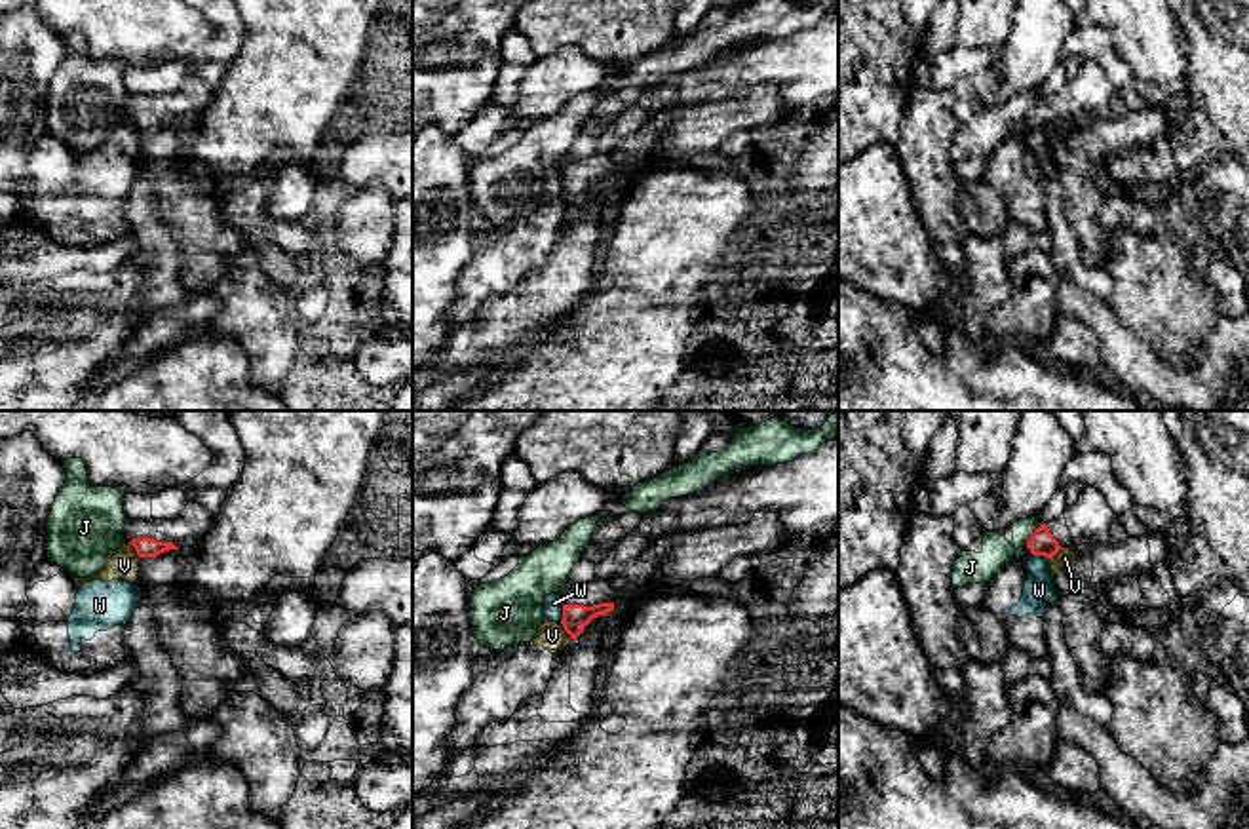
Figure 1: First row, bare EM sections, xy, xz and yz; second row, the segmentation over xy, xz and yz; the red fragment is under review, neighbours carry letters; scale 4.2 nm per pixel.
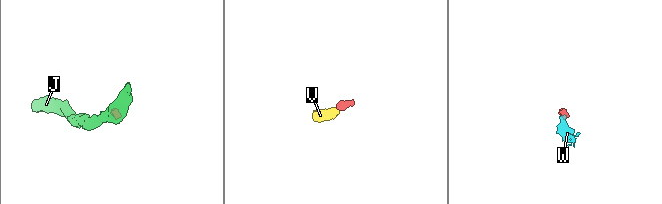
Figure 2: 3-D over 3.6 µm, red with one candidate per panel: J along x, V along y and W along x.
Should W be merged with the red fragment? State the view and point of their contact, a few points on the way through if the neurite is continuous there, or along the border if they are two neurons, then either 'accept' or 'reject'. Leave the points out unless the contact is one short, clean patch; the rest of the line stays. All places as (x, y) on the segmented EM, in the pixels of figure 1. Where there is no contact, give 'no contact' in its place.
yz (1040, 554) | along yz (1031, 552), (1042, 554), (1048, 559) | reject

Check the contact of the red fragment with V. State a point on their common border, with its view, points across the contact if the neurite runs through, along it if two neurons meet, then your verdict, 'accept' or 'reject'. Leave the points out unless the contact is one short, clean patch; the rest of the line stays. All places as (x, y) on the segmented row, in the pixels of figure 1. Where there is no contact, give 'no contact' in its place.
meets red in xz at (565, 630); border along xz (559, 622), (571, 639); reject

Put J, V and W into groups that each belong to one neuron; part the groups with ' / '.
J / V W

